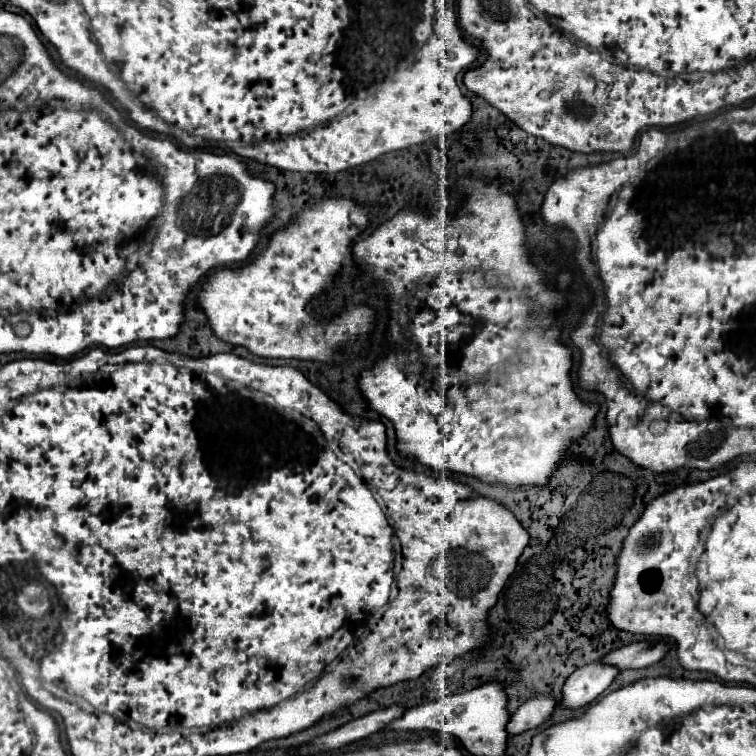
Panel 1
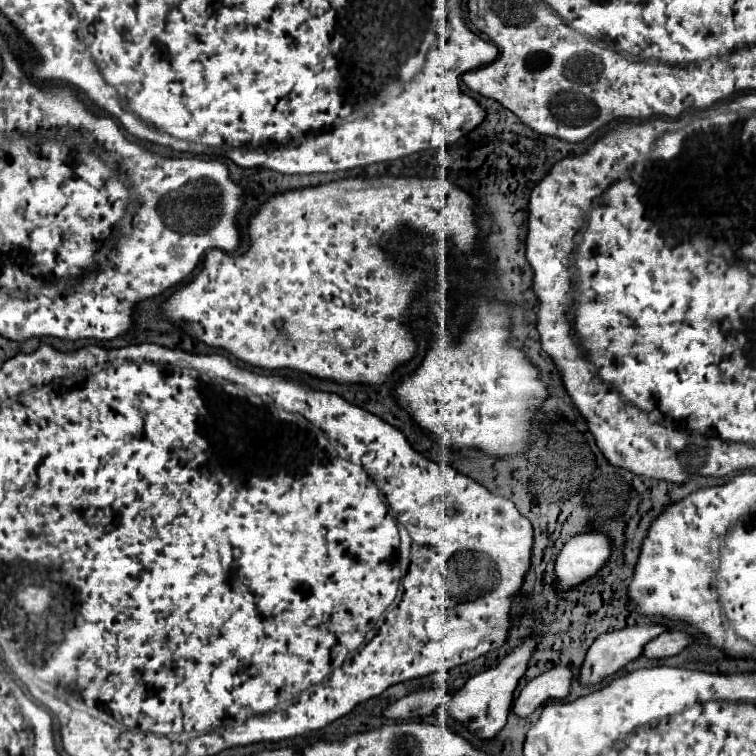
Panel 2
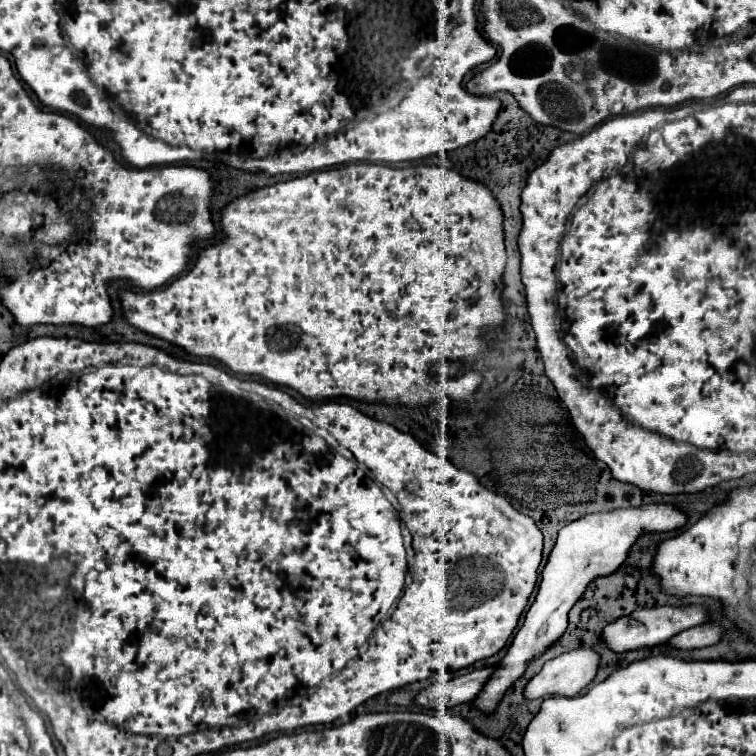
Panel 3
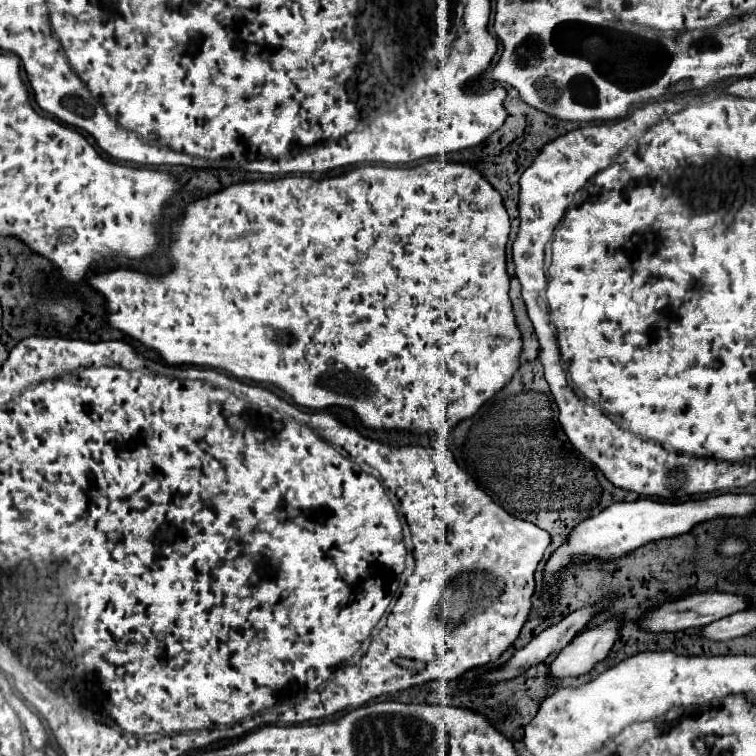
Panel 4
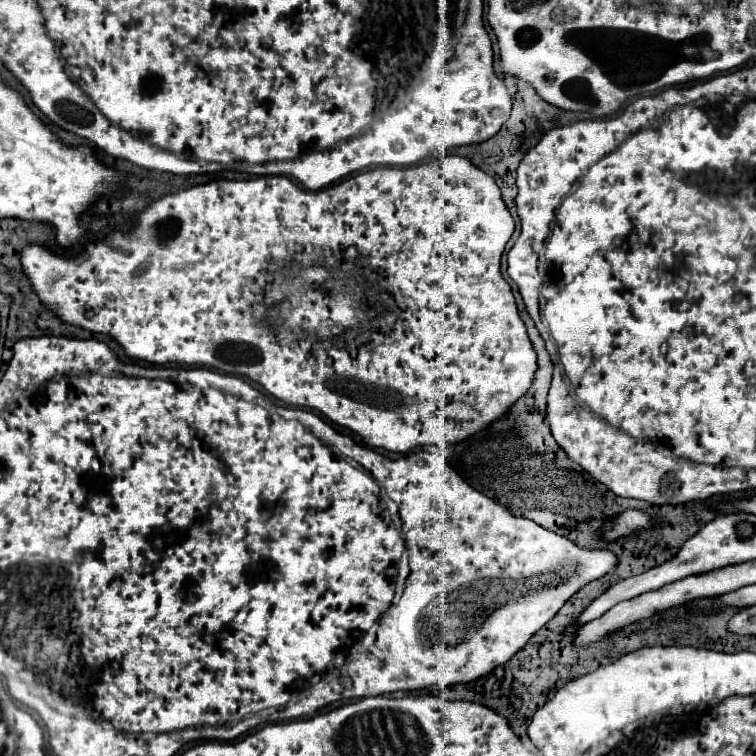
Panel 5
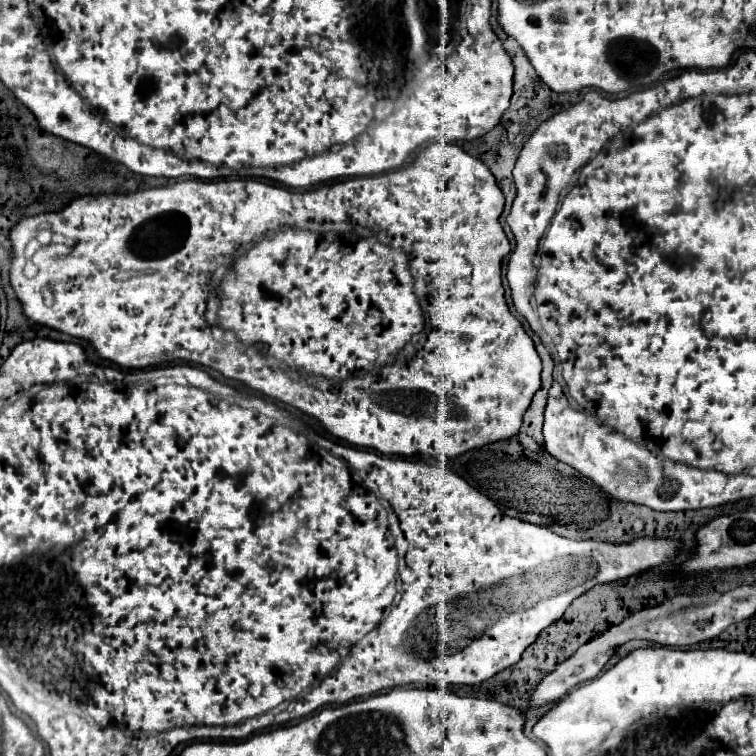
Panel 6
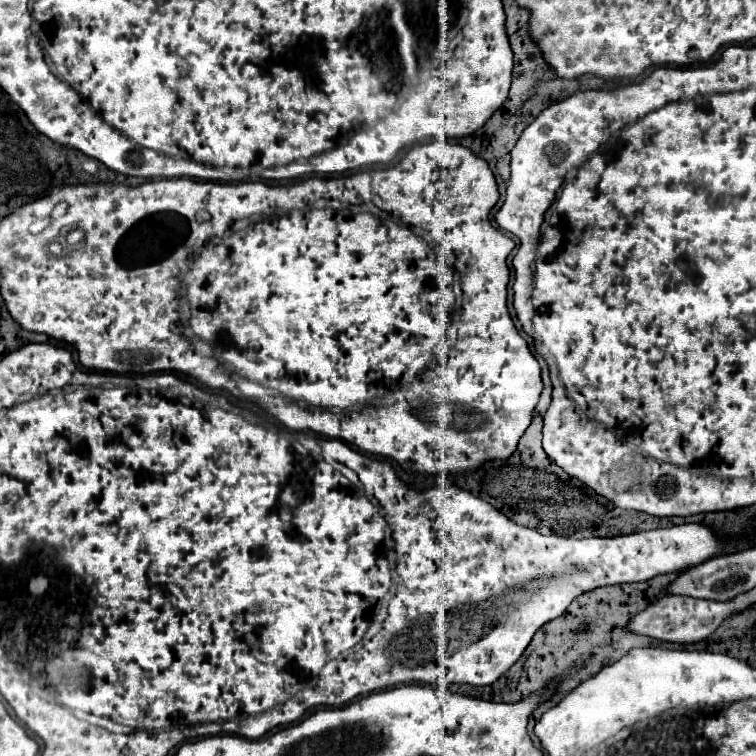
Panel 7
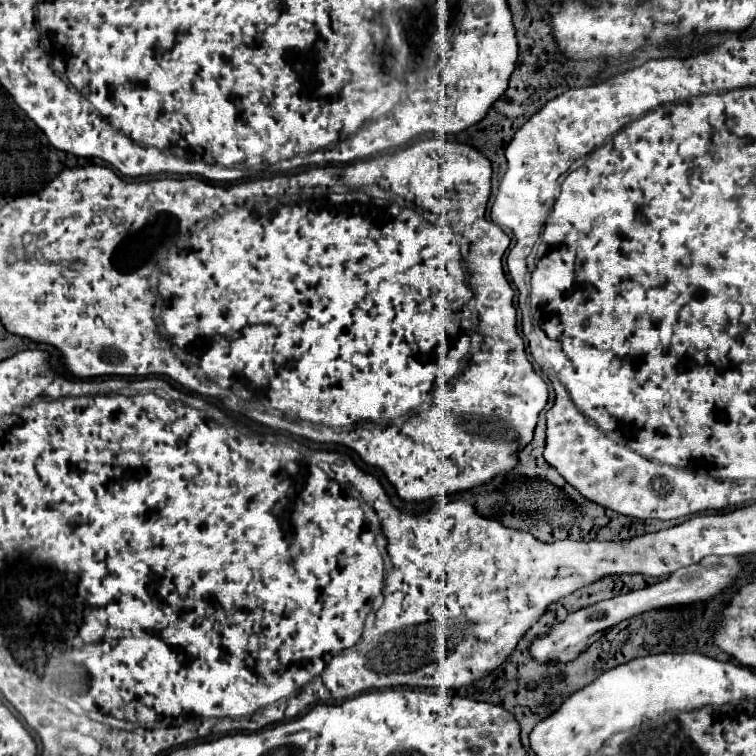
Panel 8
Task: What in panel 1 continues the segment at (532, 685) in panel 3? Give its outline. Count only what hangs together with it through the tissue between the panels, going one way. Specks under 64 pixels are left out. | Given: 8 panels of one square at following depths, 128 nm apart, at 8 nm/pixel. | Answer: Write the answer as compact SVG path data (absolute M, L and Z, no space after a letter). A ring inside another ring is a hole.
M534 696L528 700L524 706L520 706L512 716L506 726L506 732L516 736L526 730L538 728L540 724L548 722L552 710L554 710L554 696Z

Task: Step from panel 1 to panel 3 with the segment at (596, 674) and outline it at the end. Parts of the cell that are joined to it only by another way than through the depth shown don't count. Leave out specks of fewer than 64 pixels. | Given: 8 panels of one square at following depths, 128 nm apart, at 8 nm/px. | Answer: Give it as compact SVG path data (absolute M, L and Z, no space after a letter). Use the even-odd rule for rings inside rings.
M654 606L654 608L644 608L638 612L632 612L628 616L622 616L620 620L608 624L604 632L600 634L602 640L606 642L608 650L614 654L630 652L630 650L640 650L640 648L652 648L658 644L664 644L670 640L674 634L688 630L692 626L698 626L706 620L706 612L702 606L686 606L686 608L676 608L676 606Z

